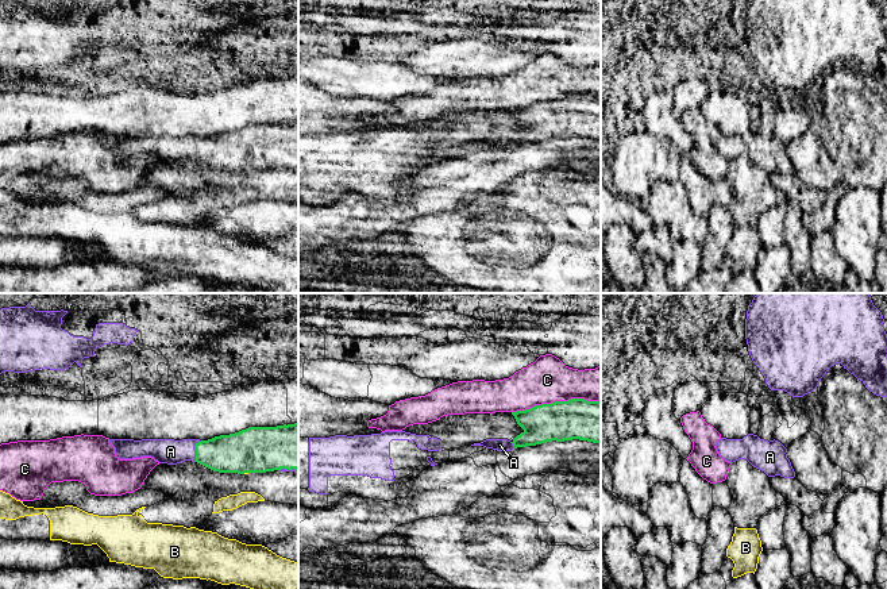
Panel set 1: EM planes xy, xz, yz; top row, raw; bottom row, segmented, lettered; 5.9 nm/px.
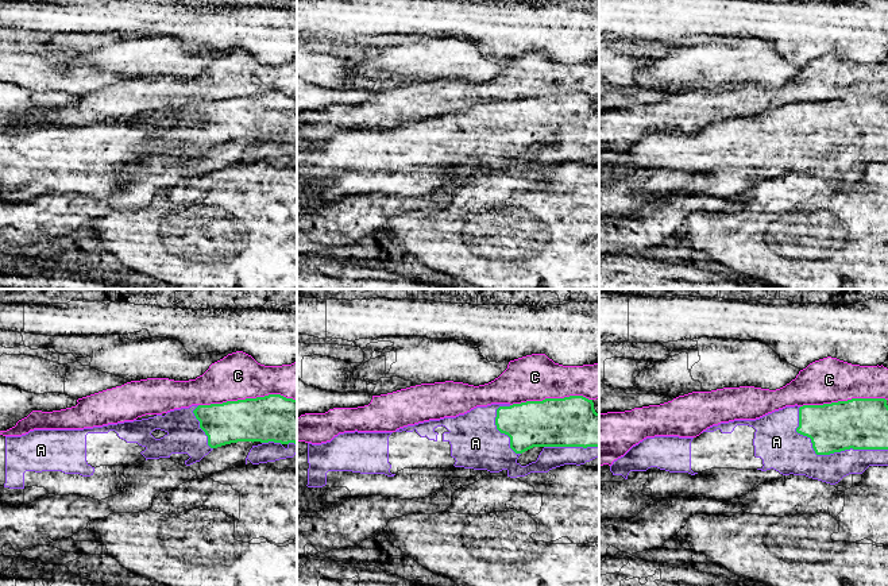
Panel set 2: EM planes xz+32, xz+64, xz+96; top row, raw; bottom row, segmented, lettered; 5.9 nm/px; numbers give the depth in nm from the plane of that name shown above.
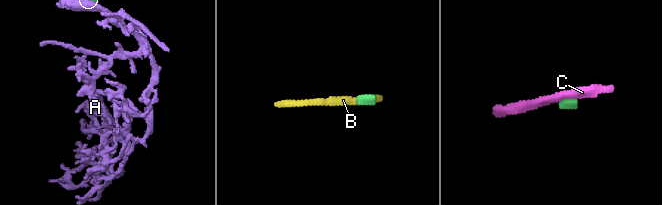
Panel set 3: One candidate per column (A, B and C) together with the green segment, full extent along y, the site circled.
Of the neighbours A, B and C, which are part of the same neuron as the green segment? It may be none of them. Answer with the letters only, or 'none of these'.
none of these

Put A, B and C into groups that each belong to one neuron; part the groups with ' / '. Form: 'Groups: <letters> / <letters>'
Groups: A / B / C

